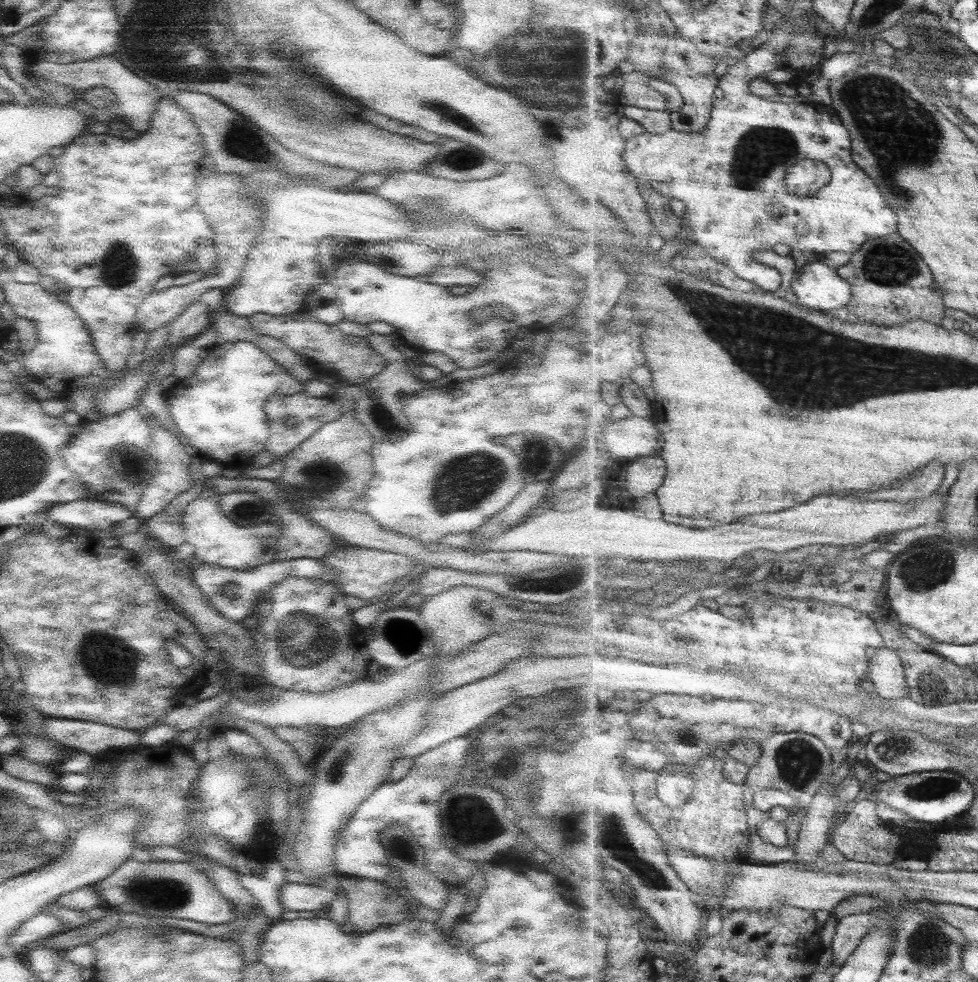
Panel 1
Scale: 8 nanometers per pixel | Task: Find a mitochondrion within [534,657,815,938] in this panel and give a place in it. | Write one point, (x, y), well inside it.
(614, 836)

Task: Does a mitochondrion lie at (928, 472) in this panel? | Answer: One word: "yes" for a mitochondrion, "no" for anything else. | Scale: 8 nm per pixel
no

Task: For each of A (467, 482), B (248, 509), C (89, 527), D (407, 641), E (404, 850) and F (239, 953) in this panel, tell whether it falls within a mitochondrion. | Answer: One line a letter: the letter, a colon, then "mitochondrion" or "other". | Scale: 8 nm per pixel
A: mitochondrion
B: mitochondrion
C: other
D: mitochondrion
E: mitochondrion
F: other

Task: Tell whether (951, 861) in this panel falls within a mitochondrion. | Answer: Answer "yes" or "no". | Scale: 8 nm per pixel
no

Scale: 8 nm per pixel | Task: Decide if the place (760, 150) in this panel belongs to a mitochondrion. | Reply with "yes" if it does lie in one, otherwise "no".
yes

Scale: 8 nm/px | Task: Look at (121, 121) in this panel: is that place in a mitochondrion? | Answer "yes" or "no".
no

